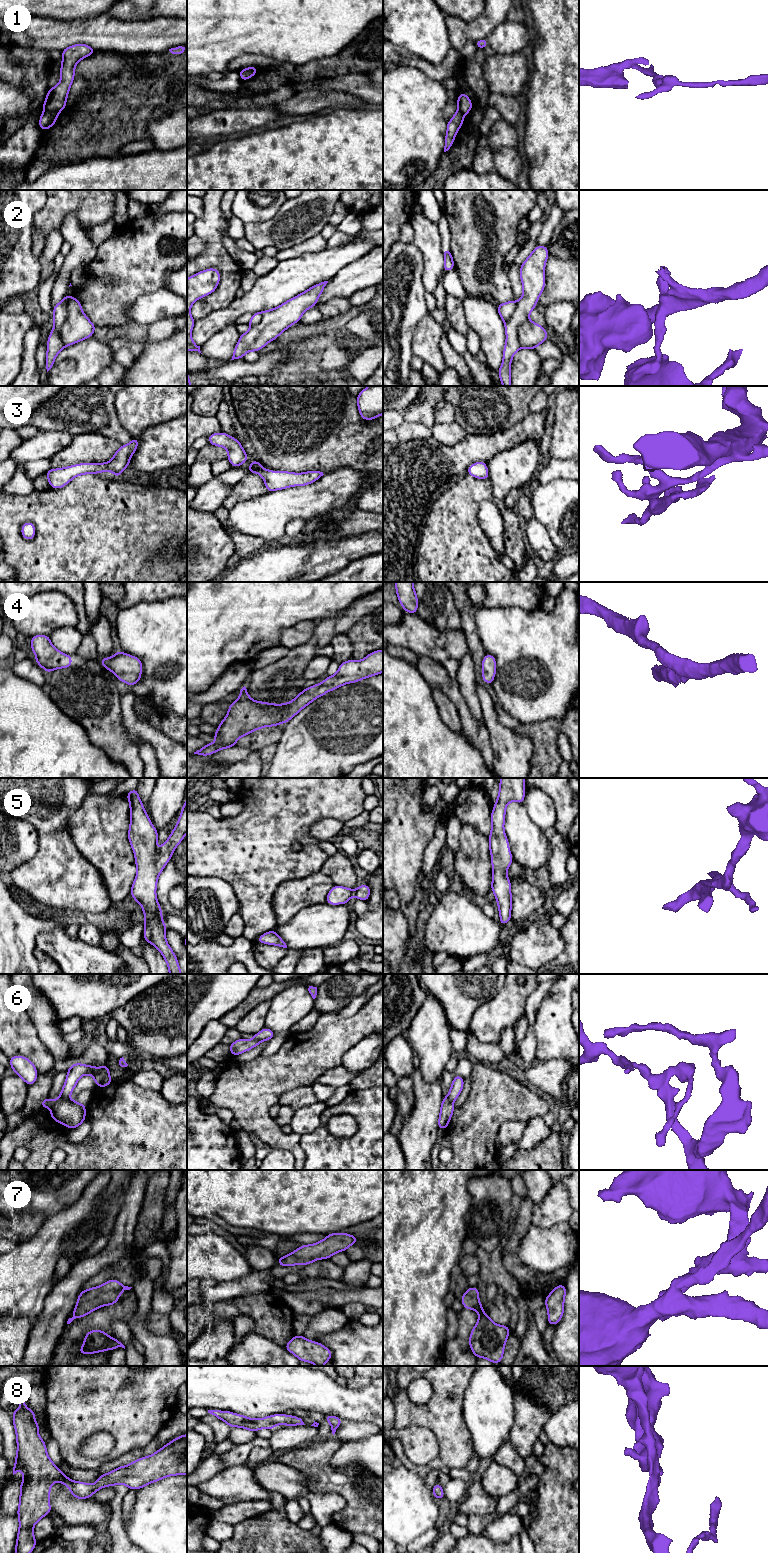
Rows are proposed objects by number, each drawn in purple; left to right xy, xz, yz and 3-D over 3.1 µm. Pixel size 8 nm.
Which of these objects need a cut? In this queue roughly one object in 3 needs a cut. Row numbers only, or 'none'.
1, 2, 6

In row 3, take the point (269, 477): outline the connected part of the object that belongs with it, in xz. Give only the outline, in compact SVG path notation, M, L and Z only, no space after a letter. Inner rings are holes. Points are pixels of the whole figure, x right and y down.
M253 460L248 467L248 473L259 473L264 480L265 486L268 492L275 490L286 489L291 486L304 486L309 485L314 481L317 481L323 472L320 471L308 471L304 473L292 473L287 471L271 471L266 470L257 461Z

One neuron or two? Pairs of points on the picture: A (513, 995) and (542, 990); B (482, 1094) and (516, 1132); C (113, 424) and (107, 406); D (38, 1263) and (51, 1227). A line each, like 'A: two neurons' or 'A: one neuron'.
A: two neurons
B: two neurons
C: one neuron
D: one neuron

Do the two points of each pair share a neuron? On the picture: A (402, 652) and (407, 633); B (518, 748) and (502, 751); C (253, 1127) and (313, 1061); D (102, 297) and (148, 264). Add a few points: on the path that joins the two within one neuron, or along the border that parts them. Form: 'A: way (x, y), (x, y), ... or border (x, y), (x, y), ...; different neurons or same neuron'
A: border (393, 643), (404, 646), (421, 655); different neurons
B: way (514, 751), (506, 751); same neuron
C: way (254, 1108), (294, 1068); same neuron
D: way (113, 297), (137, 273); same neuron

